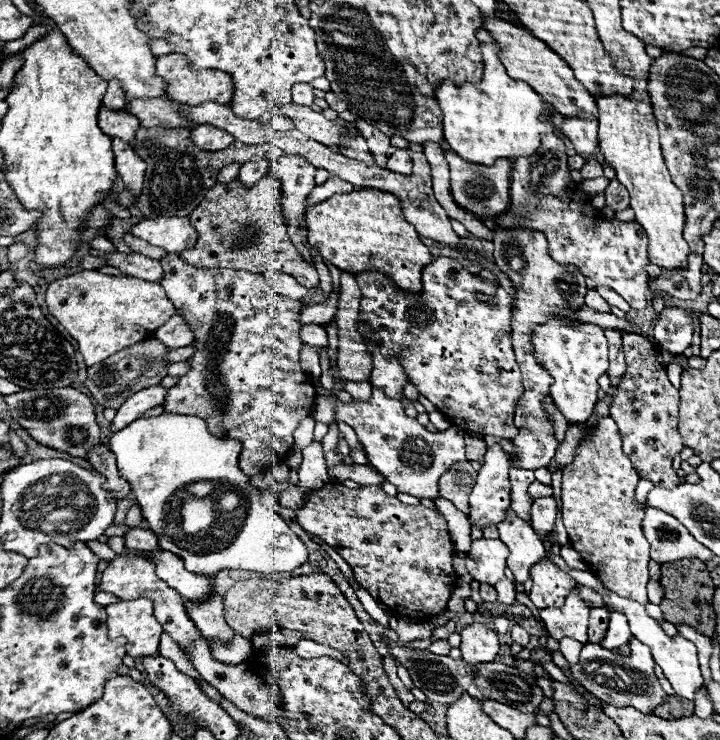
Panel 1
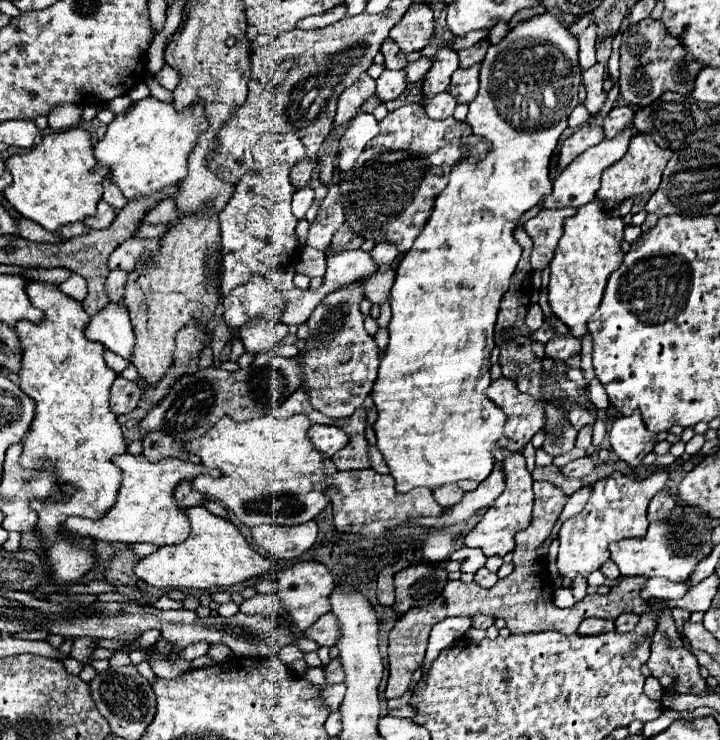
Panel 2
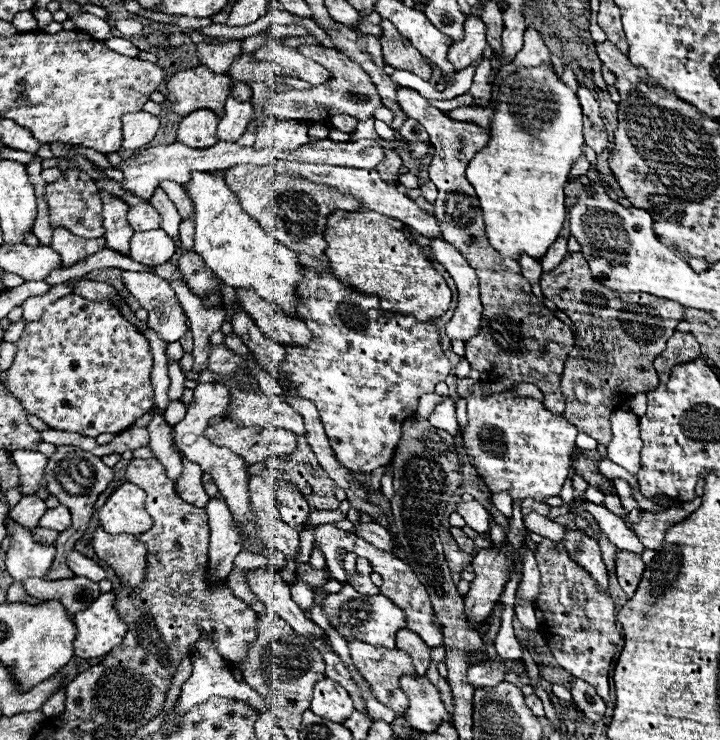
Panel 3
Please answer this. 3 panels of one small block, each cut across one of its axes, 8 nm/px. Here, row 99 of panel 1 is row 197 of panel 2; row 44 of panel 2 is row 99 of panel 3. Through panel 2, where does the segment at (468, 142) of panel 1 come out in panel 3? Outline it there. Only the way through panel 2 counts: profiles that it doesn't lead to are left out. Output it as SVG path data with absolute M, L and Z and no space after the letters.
M540 64L538 70L518 68L512 72L498 84L494 106L494 116L490 118L490 140L470 160L466 176L478 194L490 244L502 256L514 260L520 258L520 252L540 260L554 244L564 224L564 186L568 182L570 168L580 158L584 148L582 108L576 94L560 80L560 76L556 76L552 64Z

